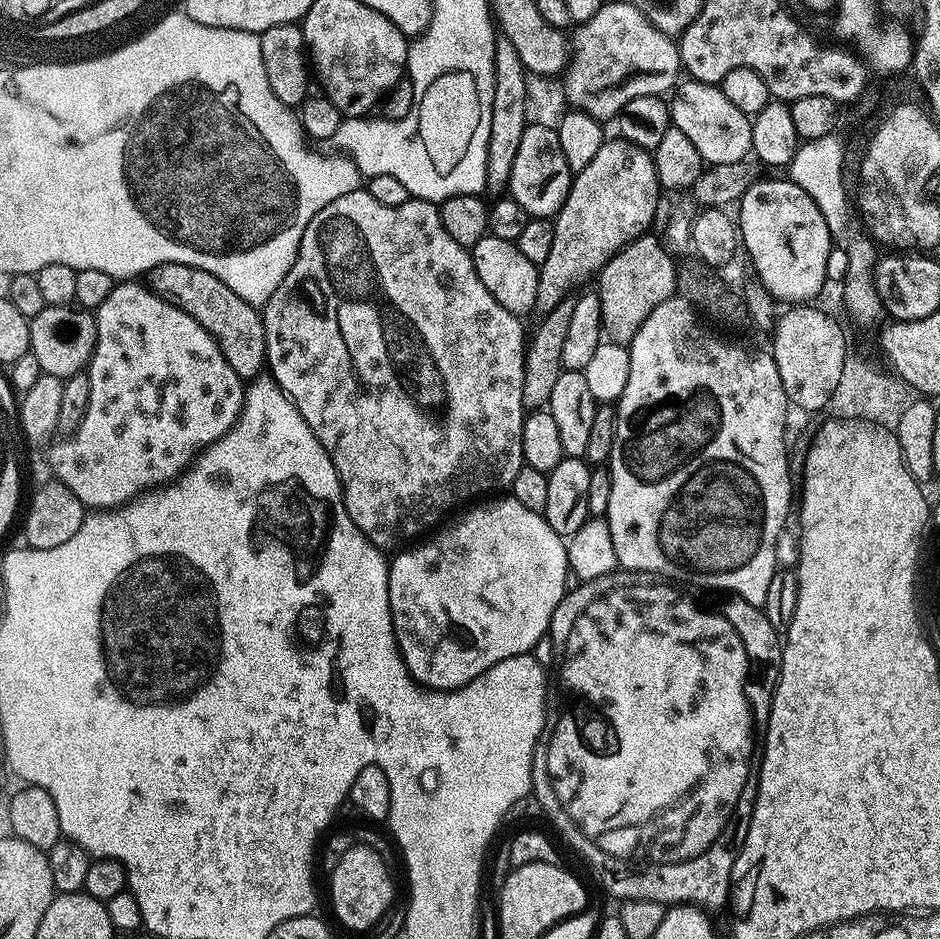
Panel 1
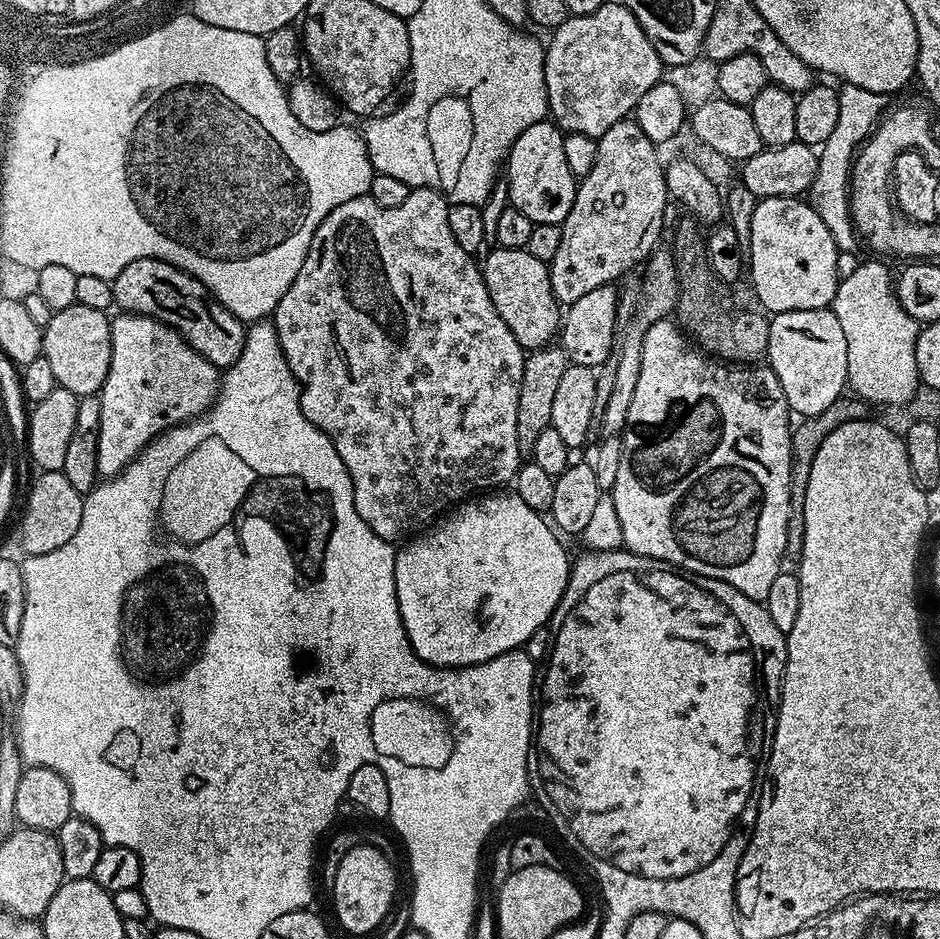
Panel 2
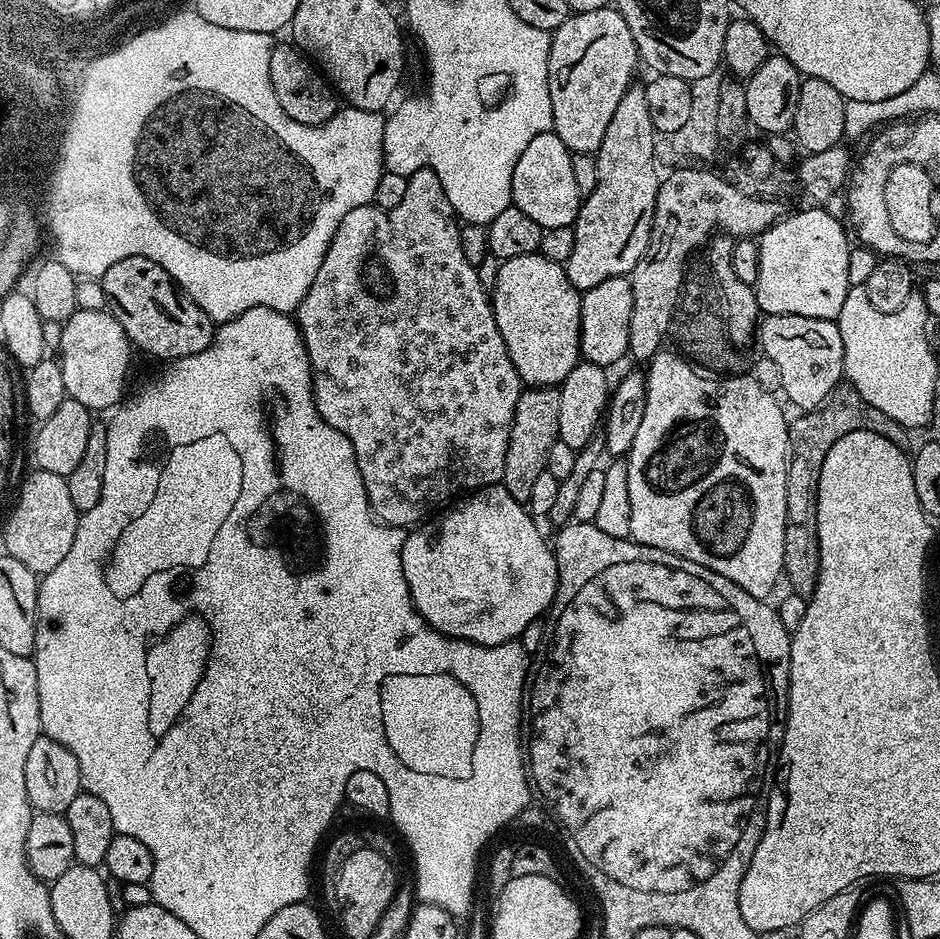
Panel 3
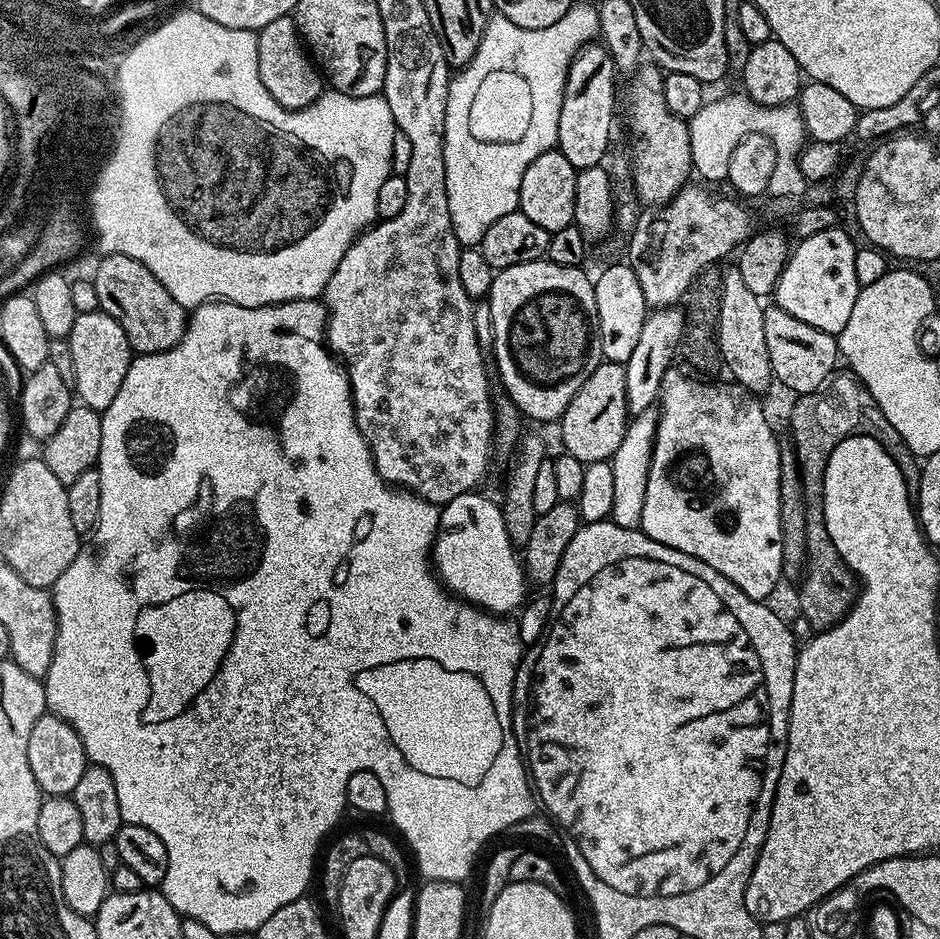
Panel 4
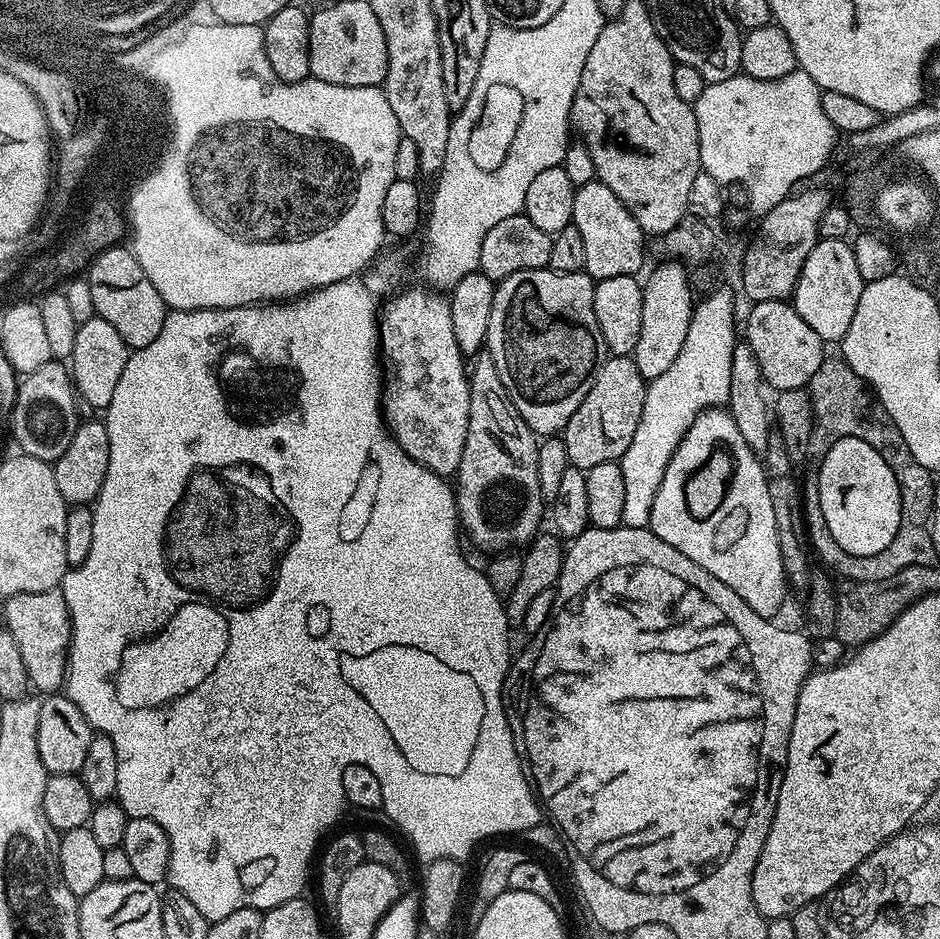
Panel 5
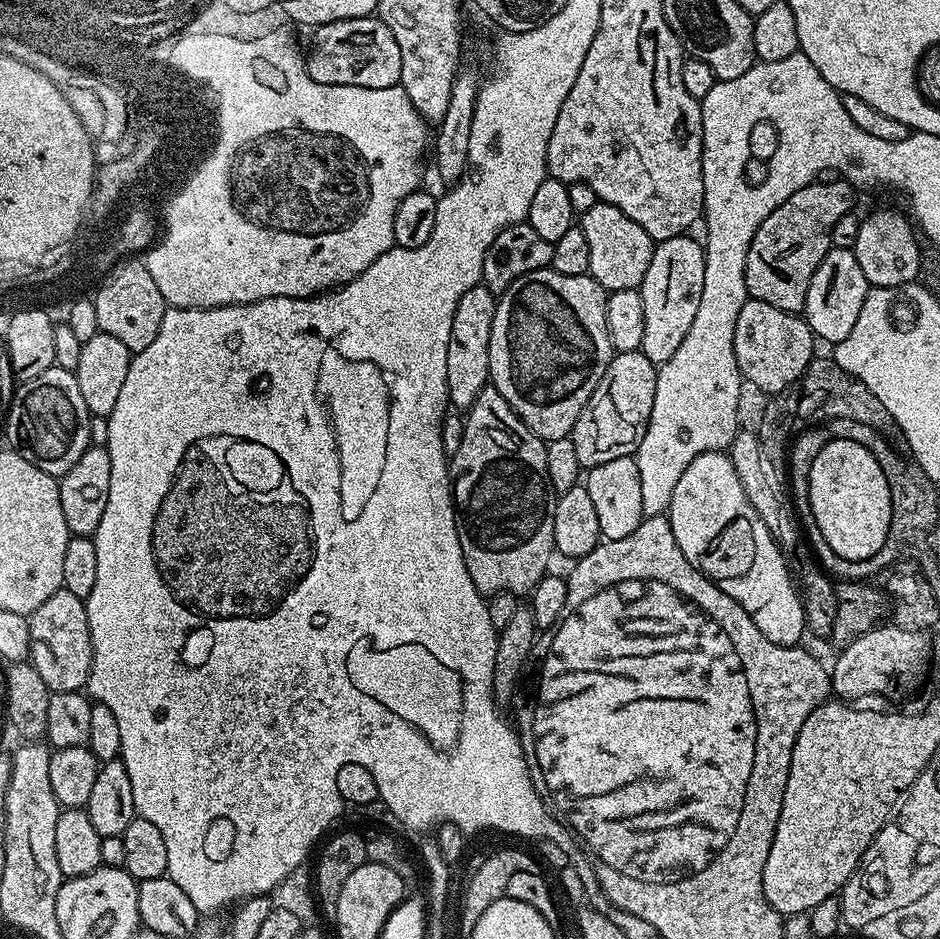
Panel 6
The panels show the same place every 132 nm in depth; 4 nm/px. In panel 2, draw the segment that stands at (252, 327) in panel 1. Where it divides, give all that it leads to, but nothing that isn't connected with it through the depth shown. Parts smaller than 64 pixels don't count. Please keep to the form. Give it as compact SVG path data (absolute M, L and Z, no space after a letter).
M138 258L138 262L130 262L122 274L111 281L112 299L126 312L137 312L140 316L149 316L166 326L170 326L178 335L185 340L202 358L209 360L213 366L221 370L227 370L231 364L238 362L238 354L244 349L244 338L246 335L245 321L240 320L226 306L222 306L216 297L209 292L208 287L200 281L197 276L192 276L173 264L167 264L165 260L154 258Z

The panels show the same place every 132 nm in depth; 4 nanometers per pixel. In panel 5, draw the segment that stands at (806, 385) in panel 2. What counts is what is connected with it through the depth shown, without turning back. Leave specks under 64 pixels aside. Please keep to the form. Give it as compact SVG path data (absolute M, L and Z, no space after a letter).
M758 300L751 305L748 321L743 321L742 336L754 350L763 383L769 389L777 388L780 392L792 392L795 388L803 389L814 378L821 362L826 359L825 341L820 339L806 322L802 322L791 303L782 300Z

